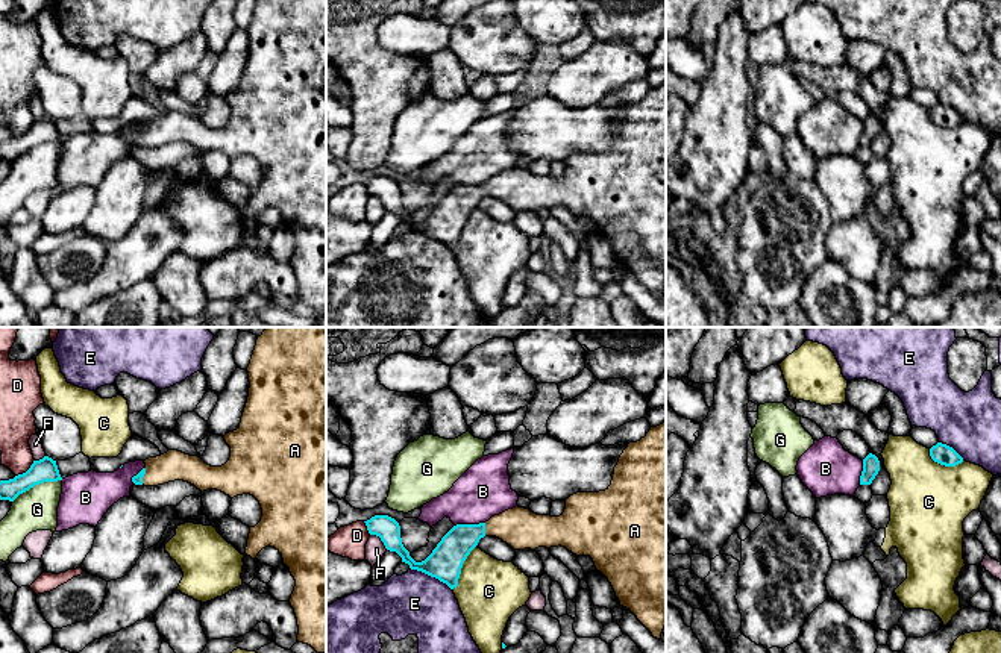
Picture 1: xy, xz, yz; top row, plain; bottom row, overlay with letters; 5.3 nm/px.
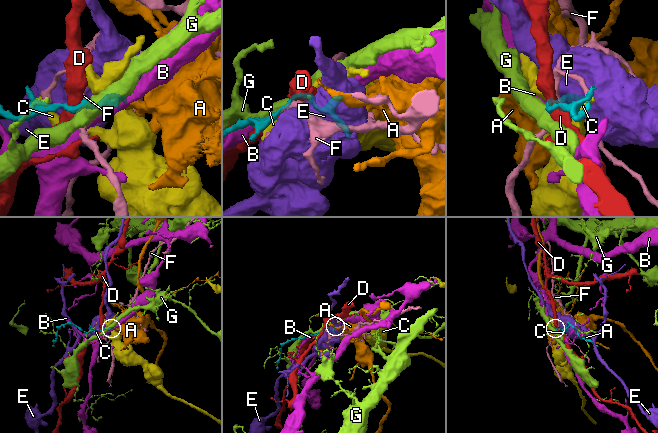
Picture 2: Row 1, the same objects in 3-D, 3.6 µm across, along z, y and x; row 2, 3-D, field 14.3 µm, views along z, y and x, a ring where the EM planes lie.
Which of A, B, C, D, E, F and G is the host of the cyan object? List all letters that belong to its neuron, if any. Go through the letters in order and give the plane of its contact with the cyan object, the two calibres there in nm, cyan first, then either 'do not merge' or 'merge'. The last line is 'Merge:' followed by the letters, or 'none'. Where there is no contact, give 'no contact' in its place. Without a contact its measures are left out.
A: xz | 170/220 nm | merge
B: xz | 180/280 nm | do not merge
C: xz | 180/340 nm | do not merge
D: xy | 130/190 nm | do not merge
E: xz | 180/340 nm | do not merge
F: xz | 120/110 nm | do not merge
G: xy | 130/220 nm | do not merge
Merge: A

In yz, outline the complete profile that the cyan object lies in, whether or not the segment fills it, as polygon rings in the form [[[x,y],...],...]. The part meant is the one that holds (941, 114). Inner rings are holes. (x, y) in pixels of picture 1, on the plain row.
[[[942,103],[930,109],[930,117],[934,123],[945,127],[956,127],[963,123],[963,118],[952,108]]]

